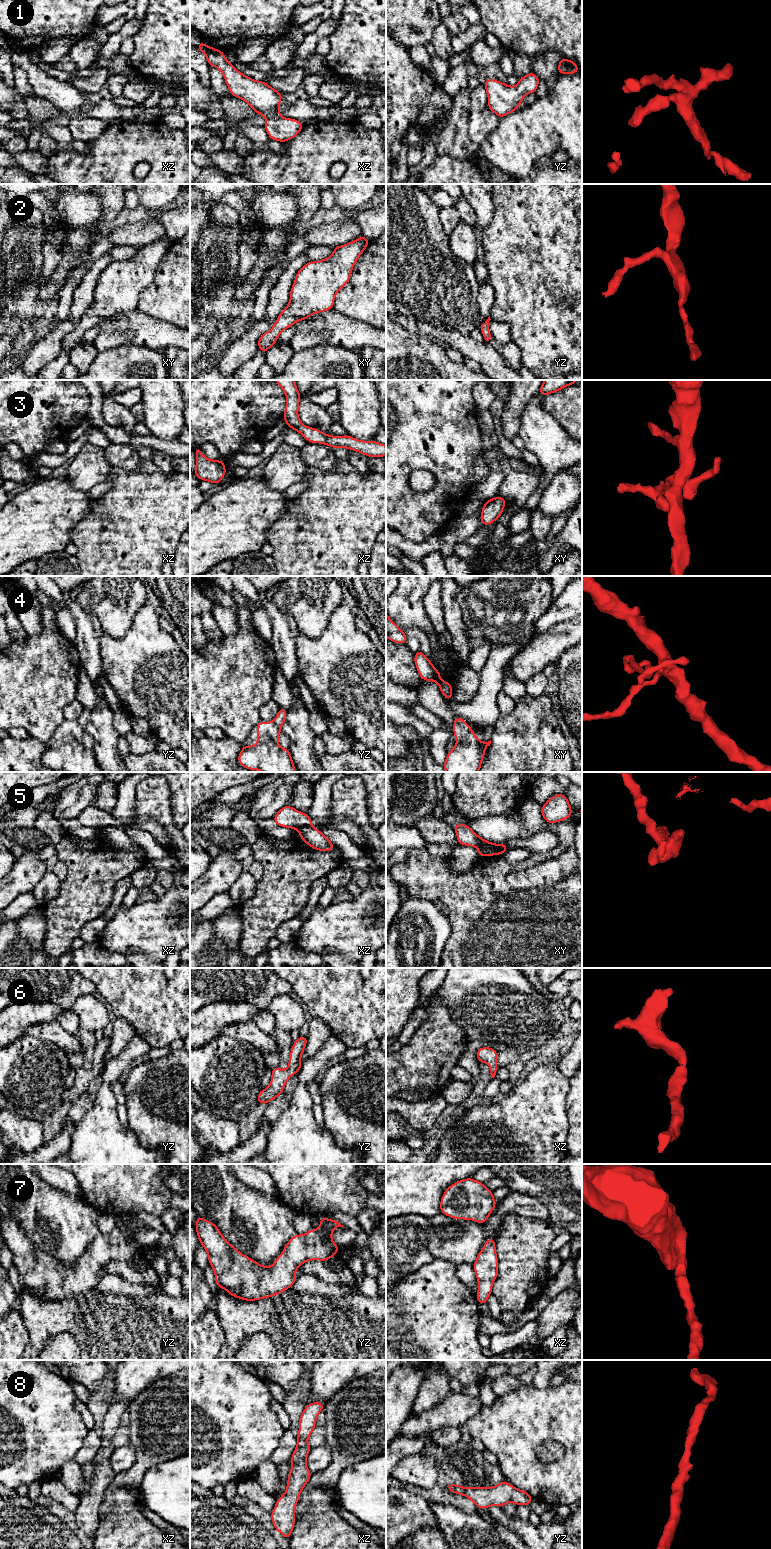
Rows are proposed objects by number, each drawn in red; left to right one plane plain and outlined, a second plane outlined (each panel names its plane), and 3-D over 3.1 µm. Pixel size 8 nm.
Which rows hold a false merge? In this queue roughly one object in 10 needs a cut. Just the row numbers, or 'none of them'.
5

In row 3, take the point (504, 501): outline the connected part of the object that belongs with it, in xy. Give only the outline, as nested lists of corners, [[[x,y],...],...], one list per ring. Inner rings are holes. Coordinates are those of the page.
[[[499,496],[484,502],[480,515],[481,524],[487,526],[500,518],[506,503],[507,500]]]

